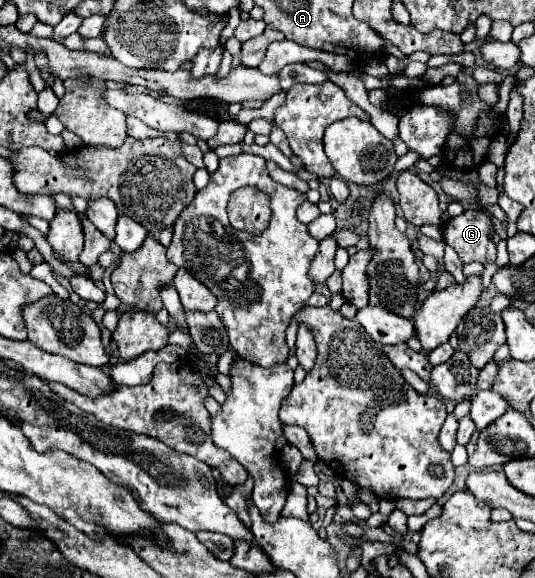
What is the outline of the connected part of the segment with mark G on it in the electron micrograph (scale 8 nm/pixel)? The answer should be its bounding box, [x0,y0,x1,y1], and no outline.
[444,208,496,264]

